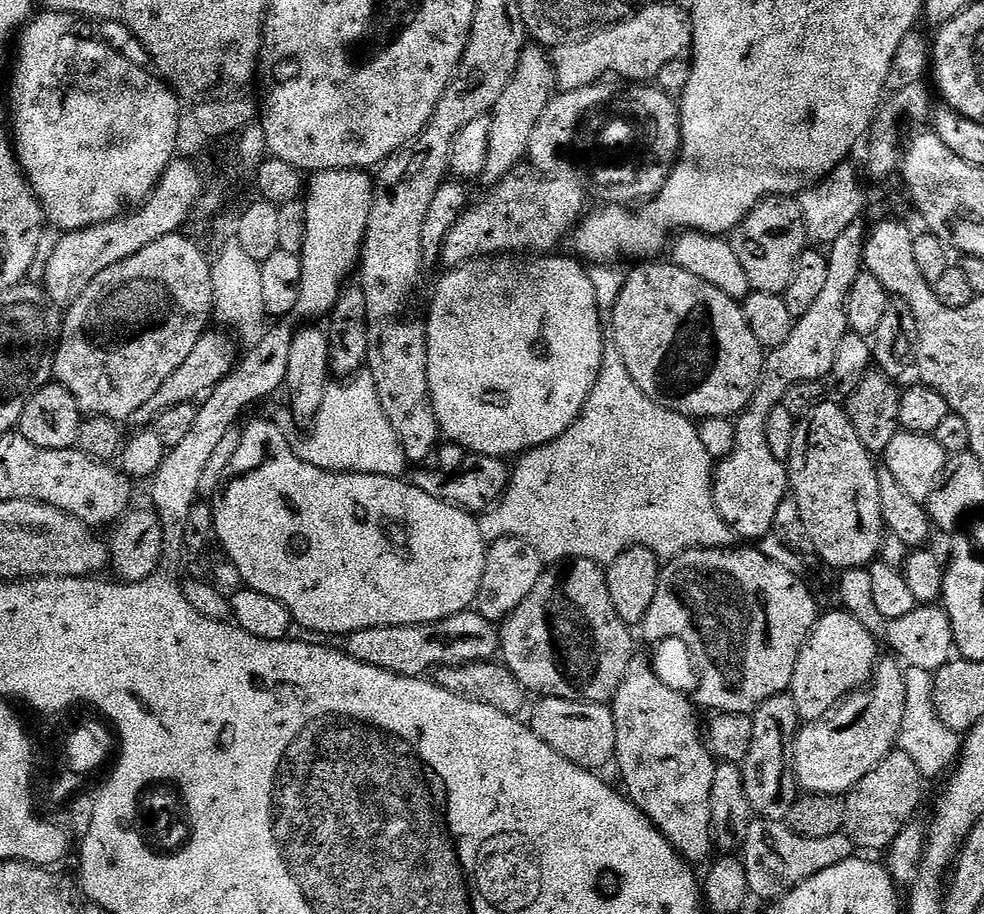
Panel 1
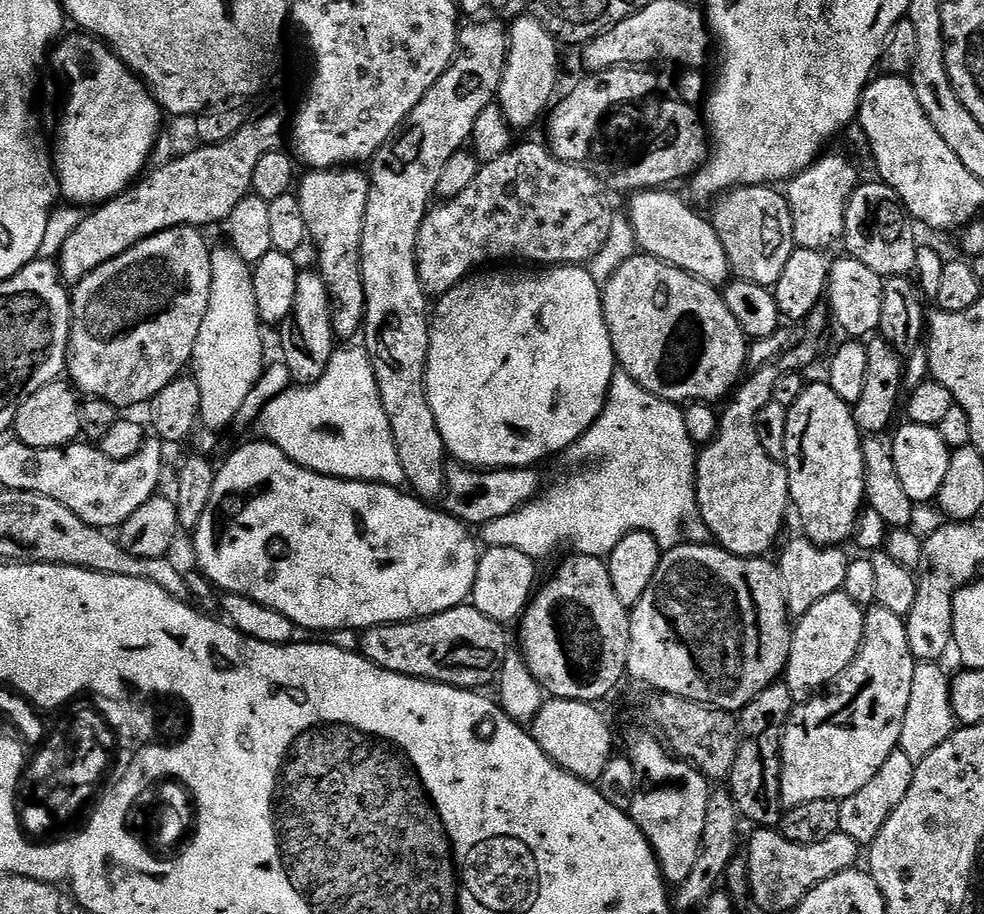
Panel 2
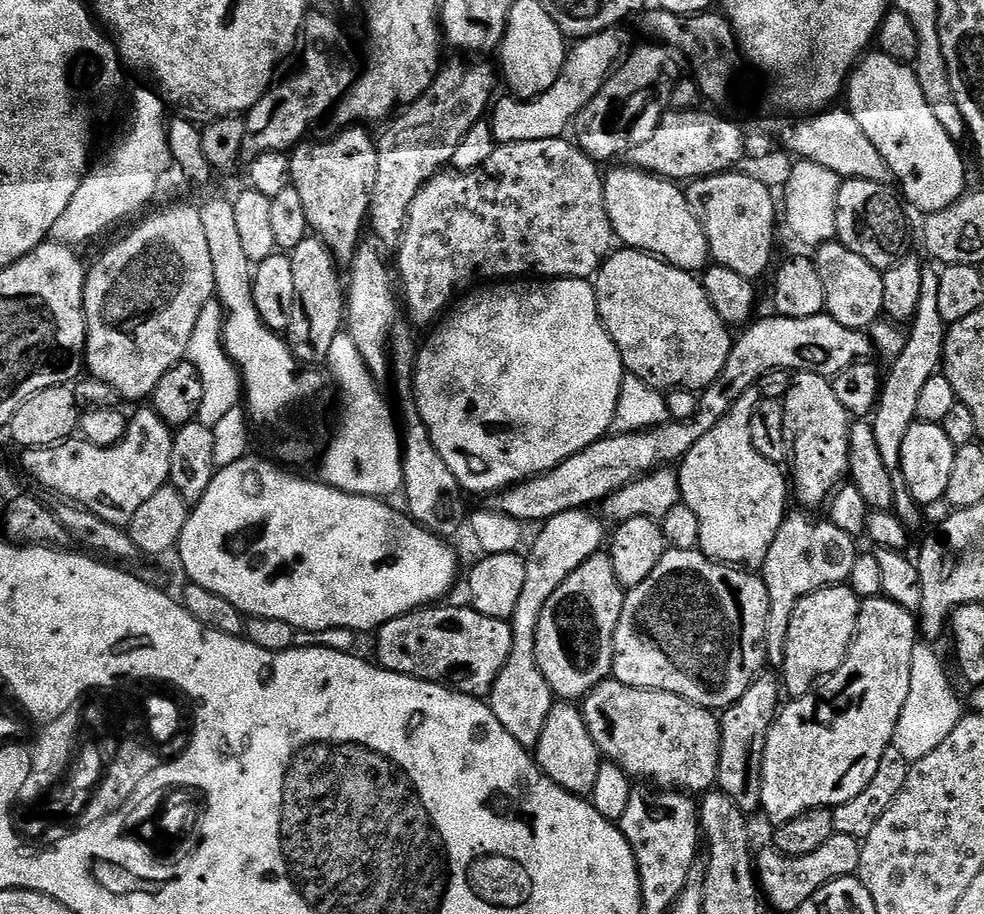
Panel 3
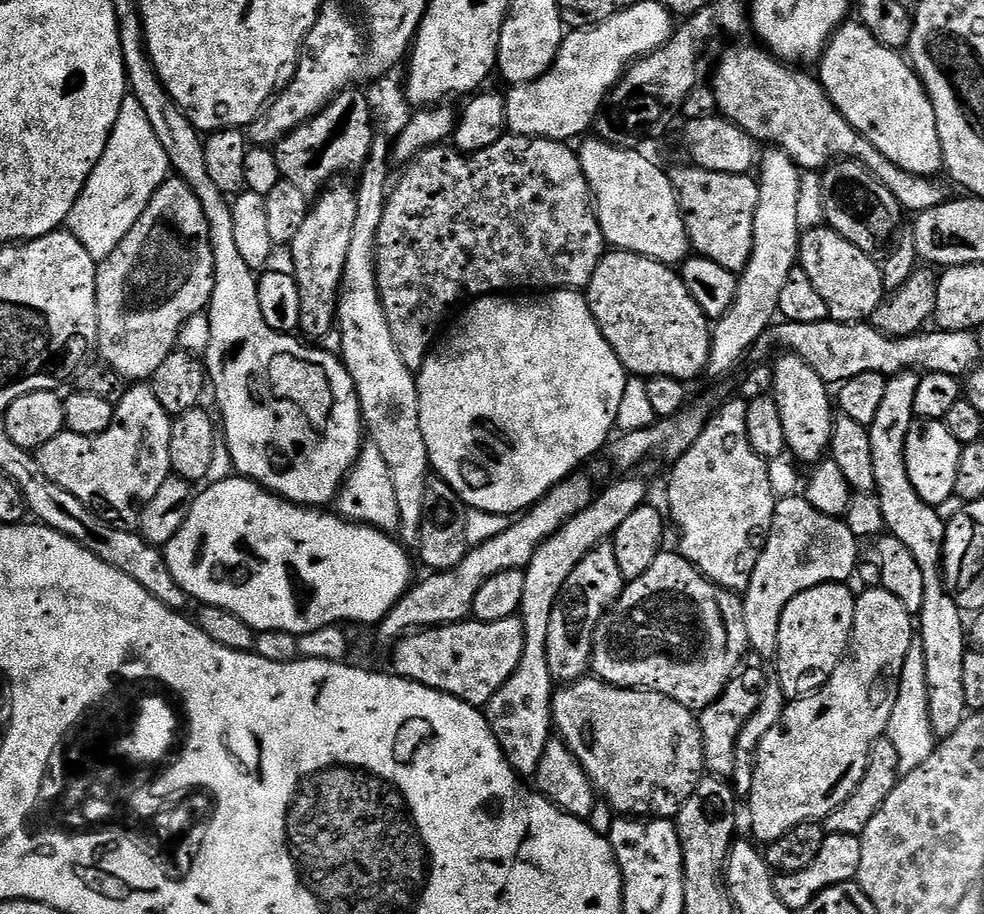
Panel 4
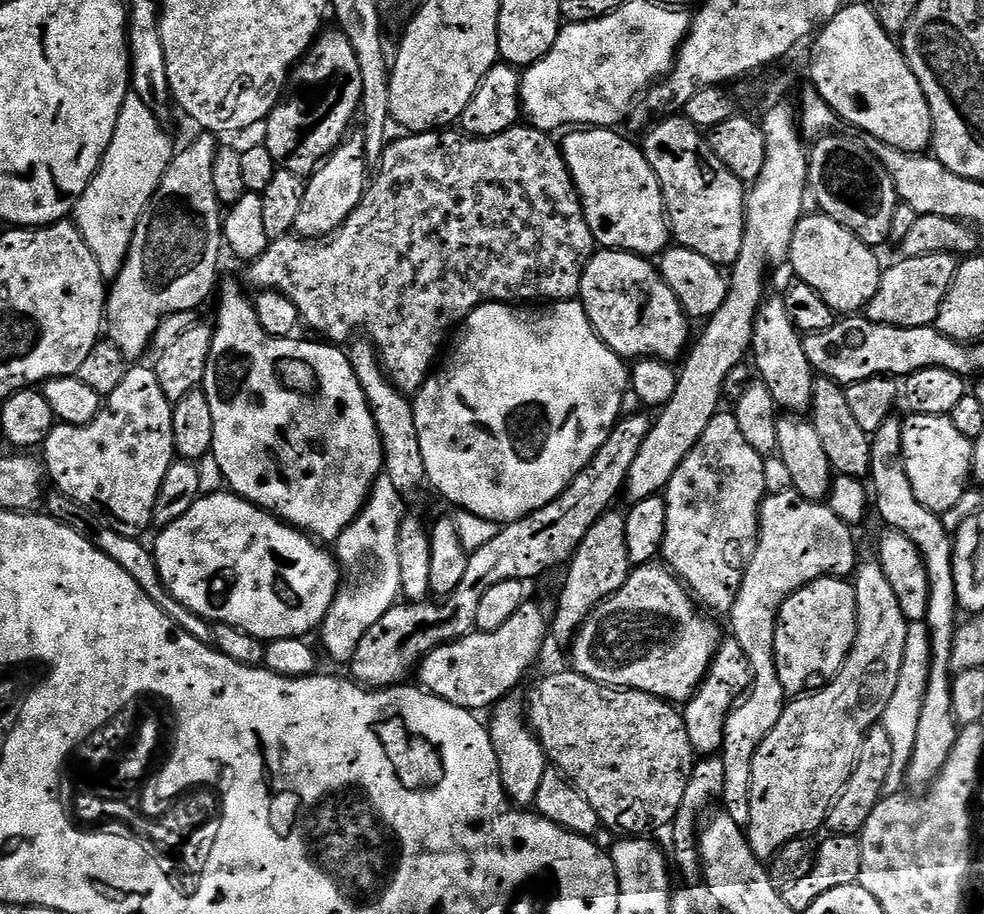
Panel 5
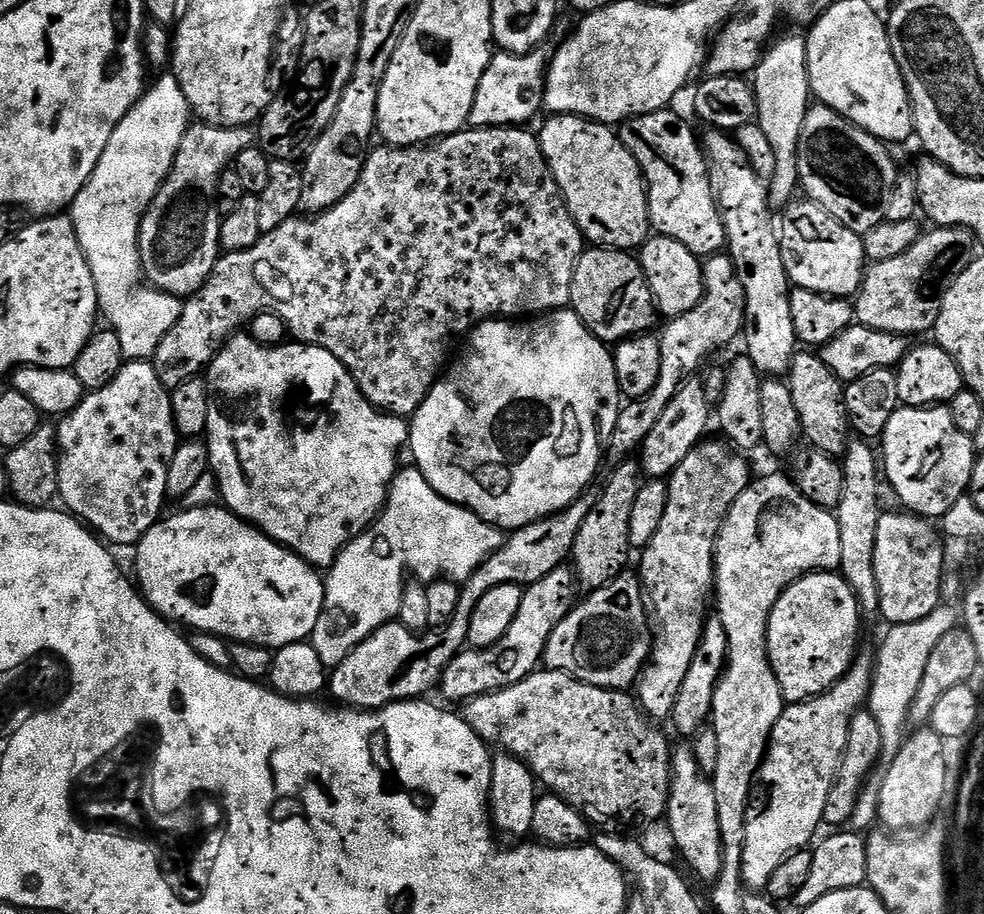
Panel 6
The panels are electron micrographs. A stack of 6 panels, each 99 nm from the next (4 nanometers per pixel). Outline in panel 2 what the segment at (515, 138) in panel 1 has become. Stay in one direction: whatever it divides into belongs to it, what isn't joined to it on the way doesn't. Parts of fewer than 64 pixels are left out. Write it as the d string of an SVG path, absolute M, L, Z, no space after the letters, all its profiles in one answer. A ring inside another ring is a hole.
M531 14L523 15L508 28L508 61L498 97L502 114L513 130L532 128L539 120L541 123L557 95L556 83L560 80L561 45L550 34L550 30L542 26L542 22L538 22Z

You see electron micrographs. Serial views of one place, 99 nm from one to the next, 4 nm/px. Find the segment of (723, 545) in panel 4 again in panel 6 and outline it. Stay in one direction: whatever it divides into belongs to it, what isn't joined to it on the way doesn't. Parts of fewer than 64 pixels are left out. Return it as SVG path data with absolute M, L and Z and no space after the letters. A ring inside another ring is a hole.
M720 438L705 439L694 450L690 450L690 454L686 454L686 458L672 471L667 481L668 505L666 514L662 514L662 526L658 526L658 534L654 534L654 538L639 553L638 579L643 585L643 595L654 613L655 636L651 659L640 673L638 704L656 722L667 721L671 717L676 695L686 678L686 670L690 670L690 662L694 662L694 654L704 633L706 617L709 615L708 595L709 598L713 595L716 586L716 539L720 528L734 502L738 502L742 490L746 490L754 479L749 461L740 456L743 455L737 449Z

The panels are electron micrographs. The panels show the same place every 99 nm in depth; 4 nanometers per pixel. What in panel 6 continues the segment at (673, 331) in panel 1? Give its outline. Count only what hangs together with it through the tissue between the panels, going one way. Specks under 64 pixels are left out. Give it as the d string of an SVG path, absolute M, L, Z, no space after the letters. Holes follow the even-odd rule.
M603 246L589 247L576 263L570 308L597 338L609 346L647 333L651 329L648 327L658 320L656 301L652 299L639 259L627 251Z

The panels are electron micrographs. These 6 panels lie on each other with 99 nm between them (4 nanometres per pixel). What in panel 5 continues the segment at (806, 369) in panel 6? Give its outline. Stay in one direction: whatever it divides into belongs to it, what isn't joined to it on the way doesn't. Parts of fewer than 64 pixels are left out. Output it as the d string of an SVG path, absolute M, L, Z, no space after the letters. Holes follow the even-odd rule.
M820 376L812 381L812 406L810 409L811 424L818 432L819 441L826 450L829 465L836 476L864 480L870 470L870 434L858 426L850 406L846 403L845 385L830 378Z

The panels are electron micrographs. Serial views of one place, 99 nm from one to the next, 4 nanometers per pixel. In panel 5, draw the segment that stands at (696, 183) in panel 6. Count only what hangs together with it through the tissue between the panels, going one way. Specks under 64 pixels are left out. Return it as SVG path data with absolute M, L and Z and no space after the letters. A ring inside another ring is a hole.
M673 114L667 118L661 119L659 122L653 123L647 129L648 132L644 136L644 144L642 143L642 151L646 162L650 162L650 166L654 170L654 174L658 178L658 182L662 186L662 198L664 199L664 210L668 214L668 226L670 236L679 247L686 250L694 250L694 254L702 254L702 258L710 258L710 262L721 266L731 266L735 264L738 254L742 254L742 242L744 241L744 209L746 207L746 186L742 181L734 175L718 158L718 154L714 154L714 150L708 145L705 133L696 129L696 124L692 120L687 120L684 114Z

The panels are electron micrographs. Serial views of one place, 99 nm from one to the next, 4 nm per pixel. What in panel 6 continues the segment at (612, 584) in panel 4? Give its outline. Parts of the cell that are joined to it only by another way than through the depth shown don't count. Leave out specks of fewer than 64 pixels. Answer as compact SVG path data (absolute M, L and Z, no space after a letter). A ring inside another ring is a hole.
M632 458L617 463L615 468L616 473L609 478L608 485L598 492L596 504L590 514L586 514L586 522L582 522L582 530L578 530L578 538L572 547L570 560L581 589L607 588L611 580L627 569L624 567L628 564L630 553L630 510L634 510L634 498L638 498L642 469Z

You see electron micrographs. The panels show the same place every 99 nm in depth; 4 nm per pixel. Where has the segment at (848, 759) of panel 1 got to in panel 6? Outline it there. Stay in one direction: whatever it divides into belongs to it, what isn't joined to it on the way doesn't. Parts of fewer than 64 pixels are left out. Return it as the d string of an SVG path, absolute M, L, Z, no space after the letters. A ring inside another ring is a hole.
M856 438L848 445L842 457L844 469L844 489L842 502L835 513L842 534L842 562L839 571L846 583L852 587L861 609L879 609L882 601L880 587L874 570L876 561L876 543L878 542L878 522L882 515L880 508L880 484L882 488L882 464L872 453L873 445ZM861 651L852 661L852 667L844 677L822 696L812 700L803 700L801 704L790 704L778 718L772 731L772 740L768 743L768 752L758 773L758 791L754 803L748 810L746 822L746 842L742 850L742 870L744 887L748 890L767 889L770 878L786 858L795 852L807 849L813 843L812 835L825 823L824 811L832 788L836 785L836 776L840 773L840 763L850 738L850 726L857 712L869 703L874 683L874 656Z

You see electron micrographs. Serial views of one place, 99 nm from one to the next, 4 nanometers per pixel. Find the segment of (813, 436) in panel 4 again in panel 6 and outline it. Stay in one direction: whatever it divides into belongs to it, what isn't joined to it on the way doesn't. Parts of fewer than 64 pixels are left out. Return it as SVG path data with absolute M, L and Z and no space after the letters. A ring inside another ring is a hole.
M708 130L708 133L703 133L702 147L706 153L708 161L708 171L712 174L712 183L716 190L716 204L720 207L720 214L724 217L724 225L726 226L726 234L728 235L728 242L726 245L727 255L732 257L732 265L736 268L738 278L744 287L744 331L742 333L742 341L746 347L746 355L752 359L754 366L761 374L768 378L784 378L787 377L792 360L798 351L798 341L794 334L794 321L790 314L790 294L792 293L793 285L790 283L788 275L786 274L786 266L782 266L782 250L780 249L780 237L778 235L778 224L774 219L772 221L773 213L770 211L768 203L768 189L769 185L758 178L758 174L754 174L754 170L750 170L750 166L746 162L746 154L742 154L742 150L736 145L735 139L729 133L721 132L719 130Z

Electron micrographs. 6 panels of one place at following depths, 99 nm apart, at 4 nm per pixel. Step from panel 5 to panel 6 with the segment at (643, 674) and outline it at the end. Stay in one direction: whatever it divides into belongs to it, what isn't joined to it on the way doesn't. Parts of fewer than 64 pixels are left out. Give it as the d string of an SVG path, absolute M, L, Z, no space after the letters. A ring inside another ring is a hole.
M621 574L608 583L607 588L597 588L585 604L575 605L572 611L554 628L547 639L543 665L549 671L566 672L576 680L588 685L612 691L627 691L639 681L643 667L651 659L654 634L650 625L650 614L639 579Z

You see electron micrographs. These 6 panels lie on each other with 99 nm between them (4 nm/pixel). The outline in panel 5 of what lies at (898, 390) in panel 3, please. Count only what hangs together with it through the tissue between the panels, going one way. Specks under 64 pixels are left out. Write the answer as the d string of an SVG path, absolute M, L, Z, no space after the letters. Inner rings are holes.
M892 414L888 420L878 426L876 432L871 433L872 449L870 450L870 492L874 497L874 512L877 512L885 520L887 527L893 532L906 534L910 542L918 550L922 562L926 568L926 578L929 582L930 598L926 606L926 623L932 648L932 661L926 678L926 694L922 694L922 714L918 718L918 735L914 737L914 754L910 758L908 767L907 783L912 784L913 789L924 790L931 785L936 776L946 766L946 758L950 756L950 750L954 748L958 725L954 714L954 694L952 693L953 673L950 671L952 666L952 647L954 646L954 634L958 623L958 605L956 602L956 591L954 590L954 566L952 565L952 541L953 537L944 529L944 524L937 513L932 512L926 506L914 498L914 488L910 486L910 478L906 478L906 466L904 465L904 455L902 454L902 420L899 415Z

